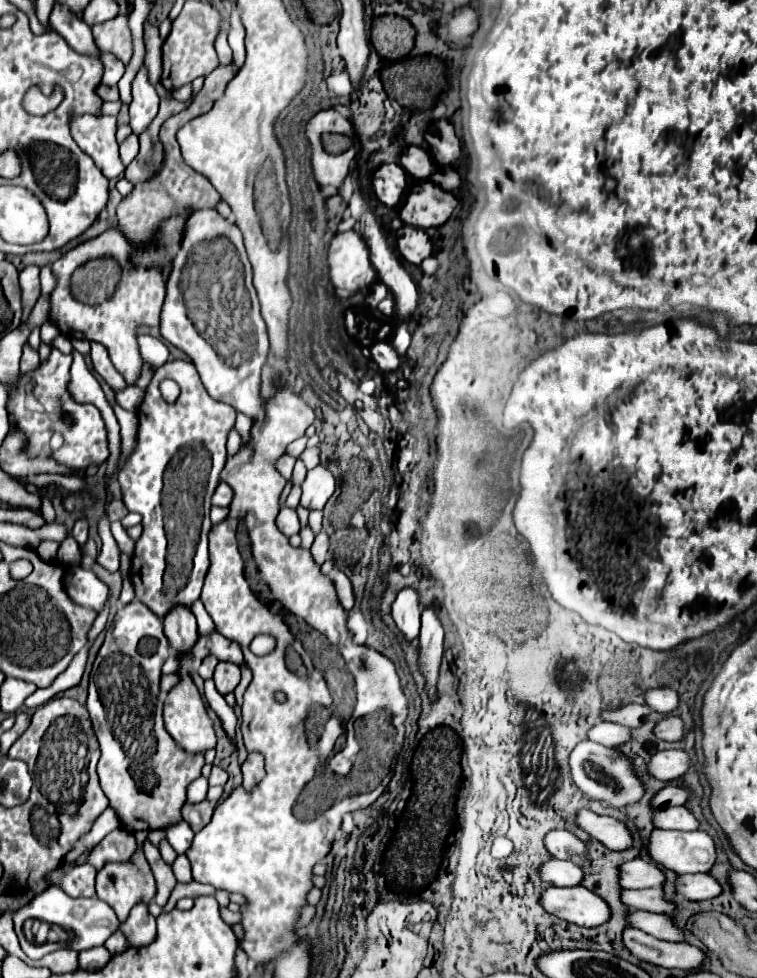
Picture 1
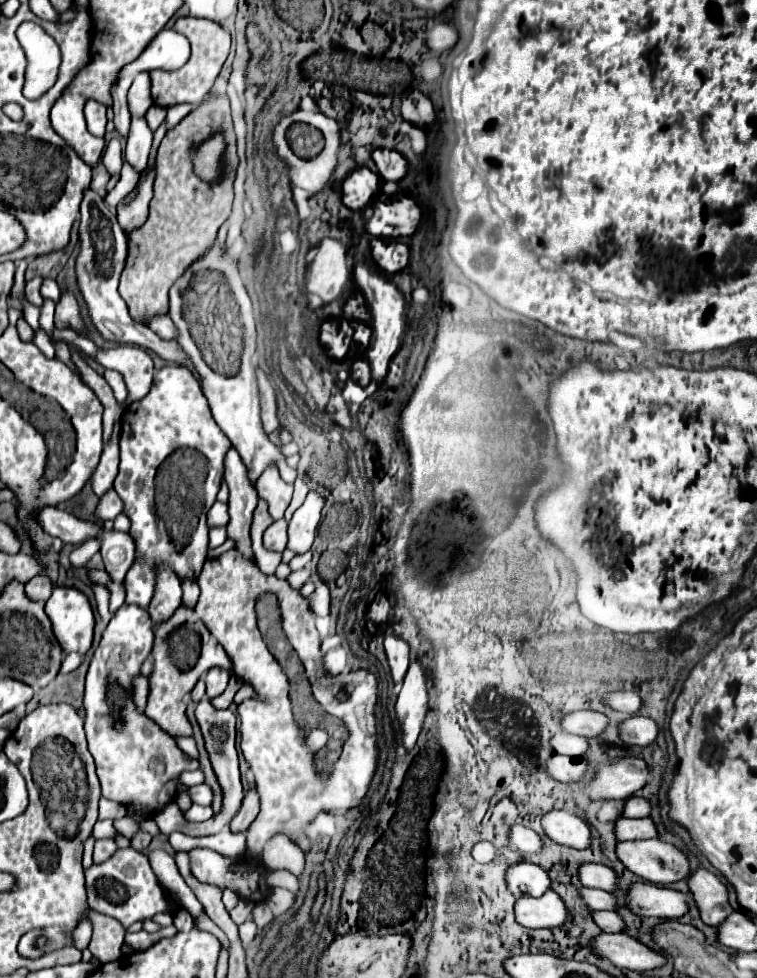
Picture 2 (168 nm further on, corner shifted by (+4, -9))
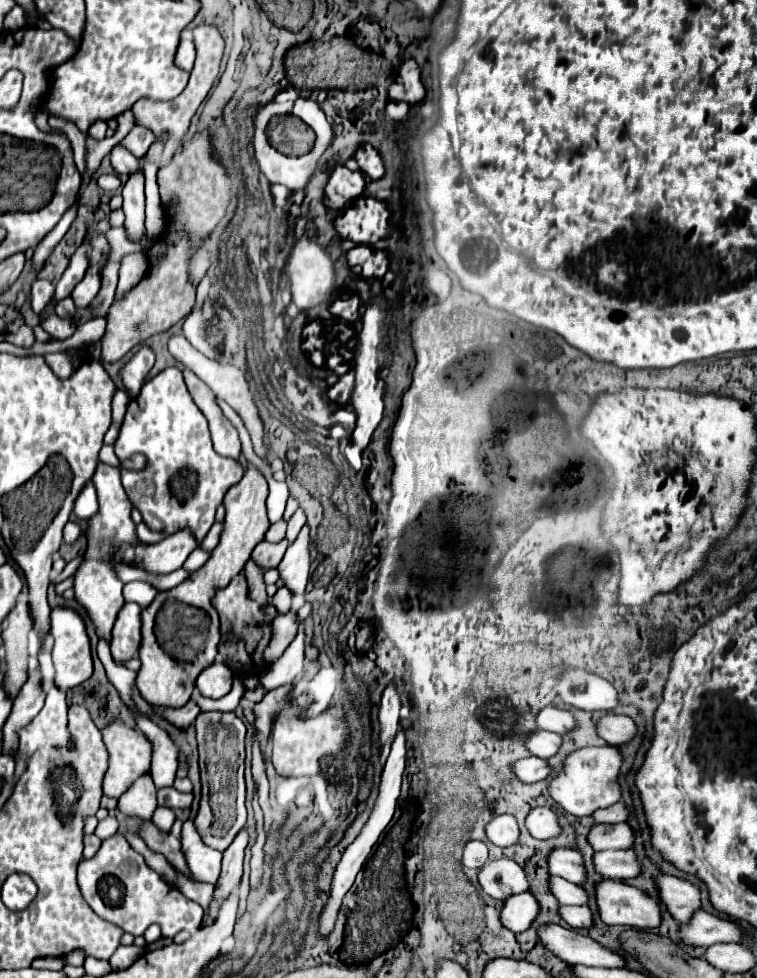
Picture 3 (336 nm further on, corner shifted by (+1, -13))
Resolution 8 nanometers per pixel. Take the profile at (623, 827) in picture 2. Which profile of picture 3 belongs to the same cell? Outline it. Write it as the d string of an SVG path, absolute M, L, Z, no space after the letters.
M599 823L589 833L589 843L595 851L605 849L631 849L633 847L633 829L627 823Z

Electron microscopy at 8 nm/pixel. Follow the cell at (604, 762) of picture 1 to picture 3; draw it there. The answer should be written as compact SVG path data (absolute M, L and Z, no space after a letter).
M527 757L527 759L521 759L521 761L513 763L513 771L525 783L545 781L553 773L551 767L547 765L547 761L539 759L539 757Z

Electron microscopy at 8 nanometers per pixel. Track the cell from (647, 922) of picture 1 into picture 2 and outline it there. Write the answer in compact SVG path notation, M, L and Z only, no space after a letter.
M590 911L594 923L604 931L604 933L620 933L624 929L624 921L616 911Z

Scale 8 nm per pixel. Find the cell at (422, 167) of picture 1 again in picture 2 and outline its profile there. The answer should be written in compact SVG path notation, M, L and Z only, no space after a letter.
M376 149L372 153L372 161L376 163L380 177L386 181L400 181L408 171L406 159L392 149Z

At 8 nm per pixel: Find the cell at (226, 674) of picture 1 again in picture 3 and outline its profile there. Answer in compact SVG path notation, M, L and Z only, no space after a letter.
M215 661L211 667L201 671L201 675L199 675L195 685L199 687L203 697L221 699L223 695L227 695L231 691L233 679L235 679L235 673L225 663Z

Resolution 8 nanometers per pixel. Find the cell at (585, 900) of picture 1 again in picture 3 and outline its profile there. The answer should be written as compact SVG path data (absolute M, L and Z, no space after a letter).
M527 891L521 895L513 895L505 901L501 911L501 923L513 933L523 933L535 923L539 913L541 913L541 905L537 897L531 895L531 891Z

